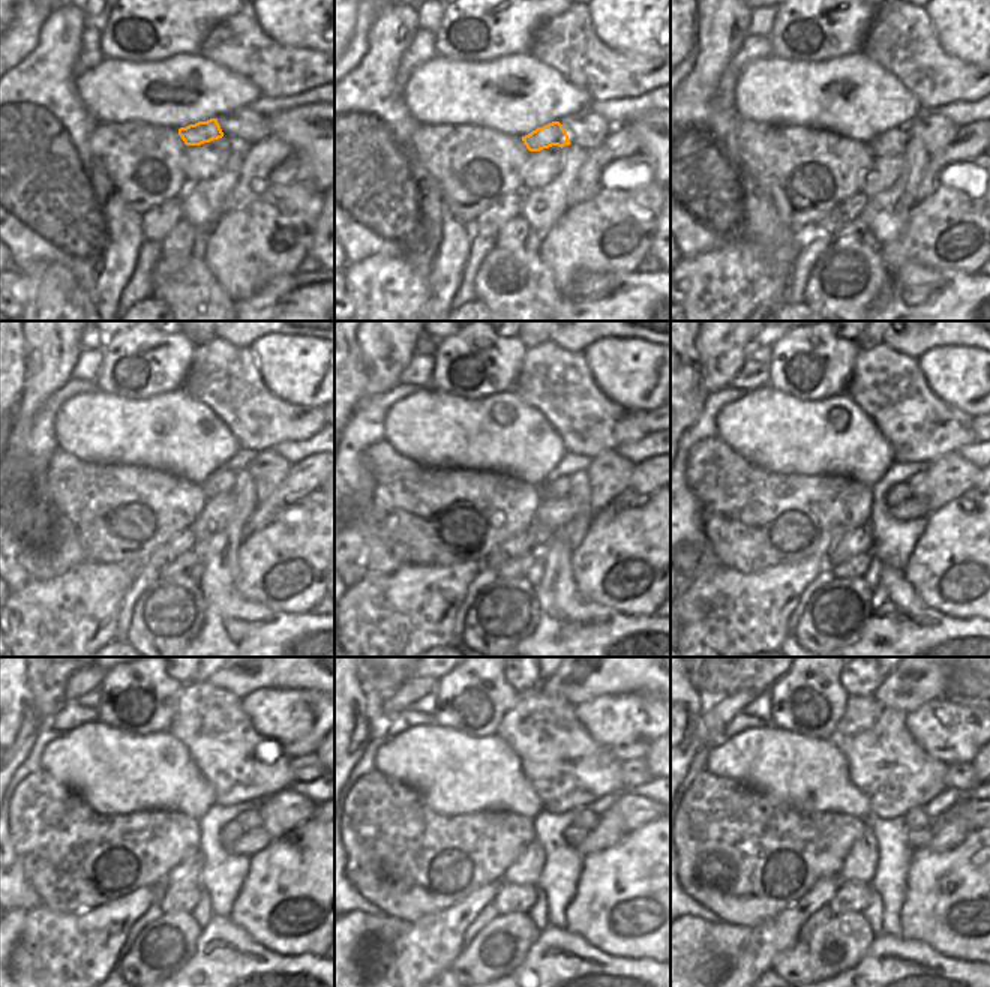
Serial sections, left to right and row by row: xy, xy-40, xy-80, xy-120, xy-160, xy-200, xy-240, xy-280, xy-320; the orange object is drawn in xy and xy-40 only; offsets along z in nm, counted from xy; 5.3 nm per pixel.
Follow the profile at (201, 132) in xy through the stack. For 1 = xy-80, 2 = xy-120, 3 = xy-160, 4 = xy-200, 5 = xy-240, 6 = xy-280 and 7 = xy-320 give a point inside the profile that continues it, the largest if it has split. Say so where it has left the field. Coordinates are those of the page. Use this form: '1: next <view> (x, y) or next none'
1: next xy-80 (893, 141)
2: next xy-120 (221, 482)
3: next xy-160 (557, 488)
4: next xy-200 (897, 494)
5: next xy-240 (231, 831)
6: next xy-280 (573, 836)
7: next xy-320 (917, 839)

